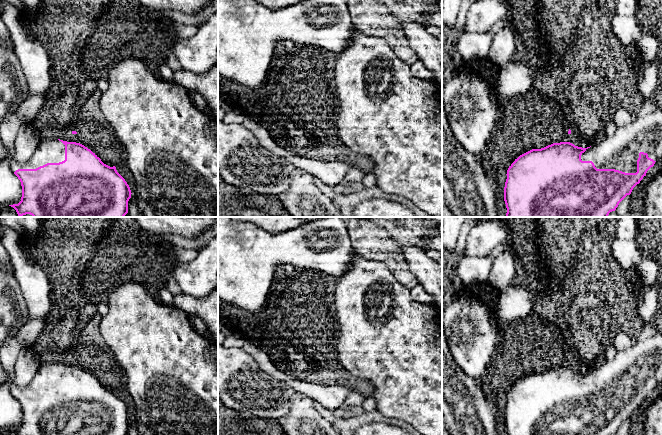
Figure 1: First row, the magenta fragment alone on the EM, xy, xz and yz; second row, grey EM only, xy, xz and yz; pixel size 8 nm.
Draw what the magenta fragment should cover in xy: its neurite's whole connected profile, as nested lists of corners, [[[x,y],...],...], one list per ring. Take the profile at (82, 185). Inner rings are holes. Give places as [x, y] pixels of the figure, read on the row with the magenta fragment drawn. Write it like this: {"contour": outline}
{"contour": [[[9,116],[0,124],[0,137],[4,148],[11,155],[11,170],[18,177],[22,186],[22,197],[13,207],[18,216],[30,214],[33,217],[124,217],[128,213],[128,201],[131,190],[116,167],[104,164],[101,159],[84,145],[60,139],[40,141],[32,157],[25,163],[15,160],[14,141],[22,122],[19,118]]]}

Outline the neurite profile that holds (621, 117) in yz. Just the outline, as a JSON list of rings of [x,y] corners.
[[[623,106],[617,107],[612,116],[612,121],[617,127],[625,126],[633,120],[634,115]]]

